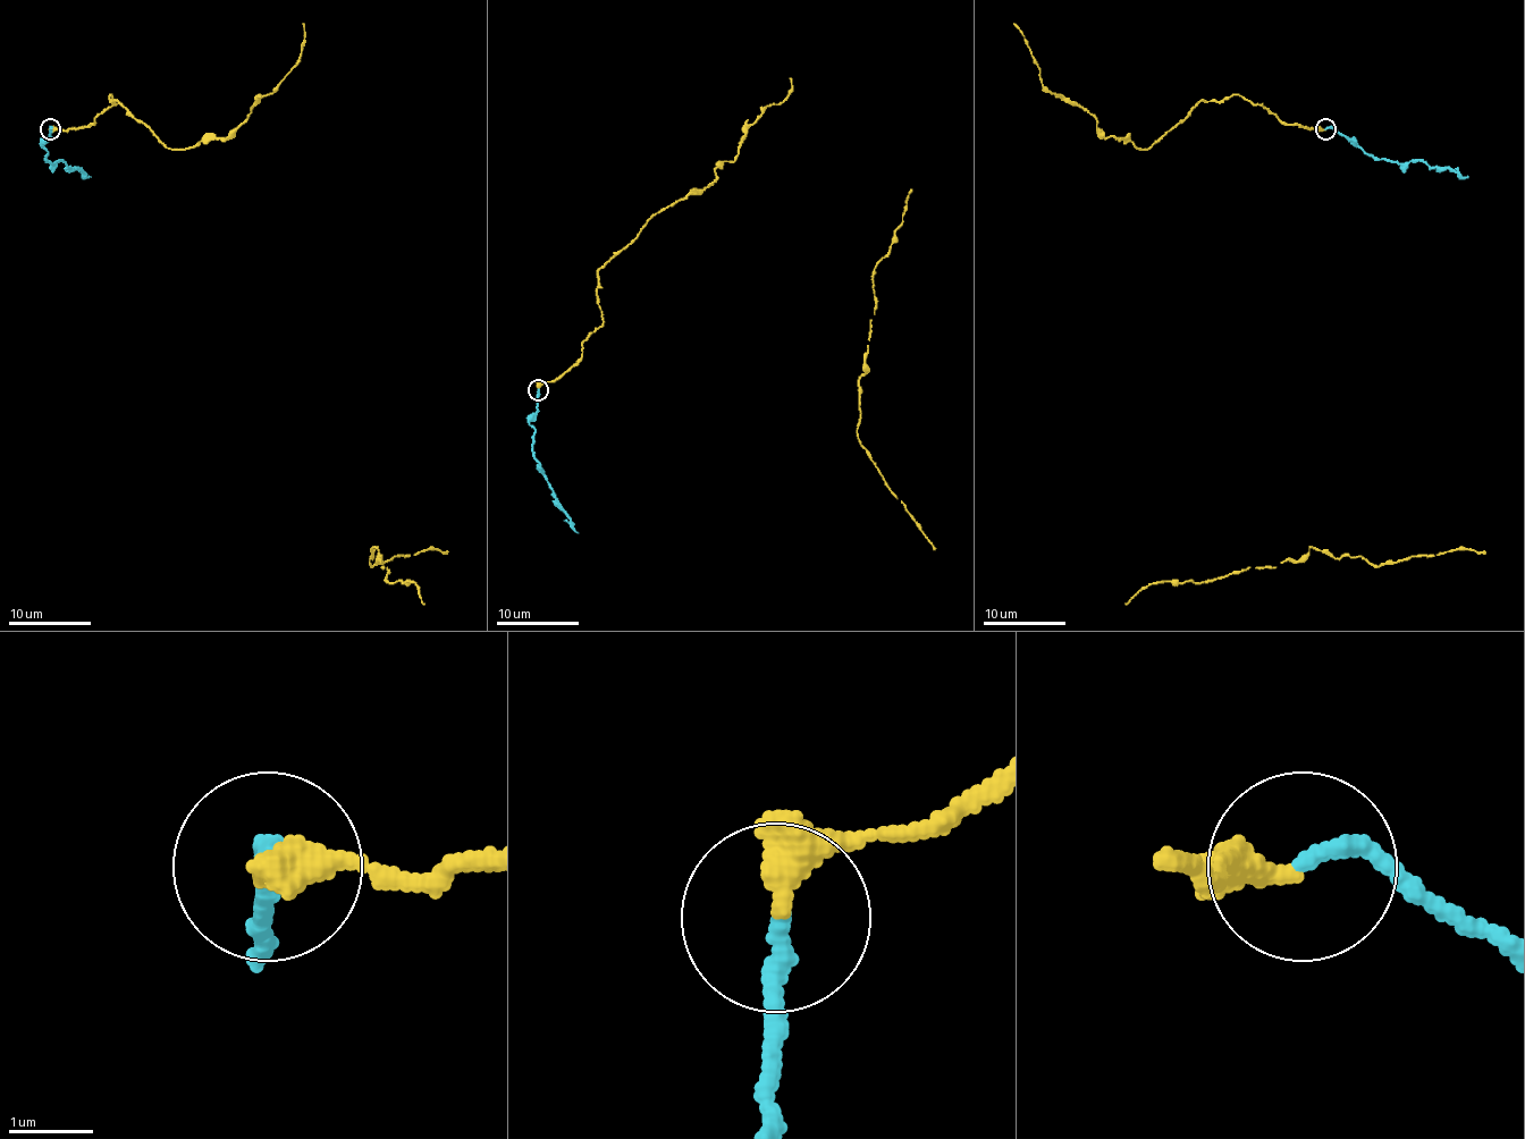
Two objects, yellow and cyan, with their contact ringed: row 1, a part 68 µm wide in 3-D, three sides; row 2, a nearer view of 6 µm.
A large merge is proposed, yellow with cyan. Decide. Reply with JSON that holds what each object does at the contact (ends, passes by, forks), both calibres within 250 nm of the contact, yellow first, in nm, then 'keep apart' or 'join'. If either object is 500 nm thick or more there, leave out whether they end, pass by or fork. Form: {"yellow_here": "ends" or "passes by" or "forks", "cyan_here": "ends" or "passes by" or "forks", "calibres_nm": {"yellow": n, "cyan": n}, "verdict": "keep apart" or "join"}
{"yellow_here": "passes by", "cyan_here": "ends", "calibres_nm": {"yellow": 240, "cyan": 240}, "verdict": "keep apart"}

